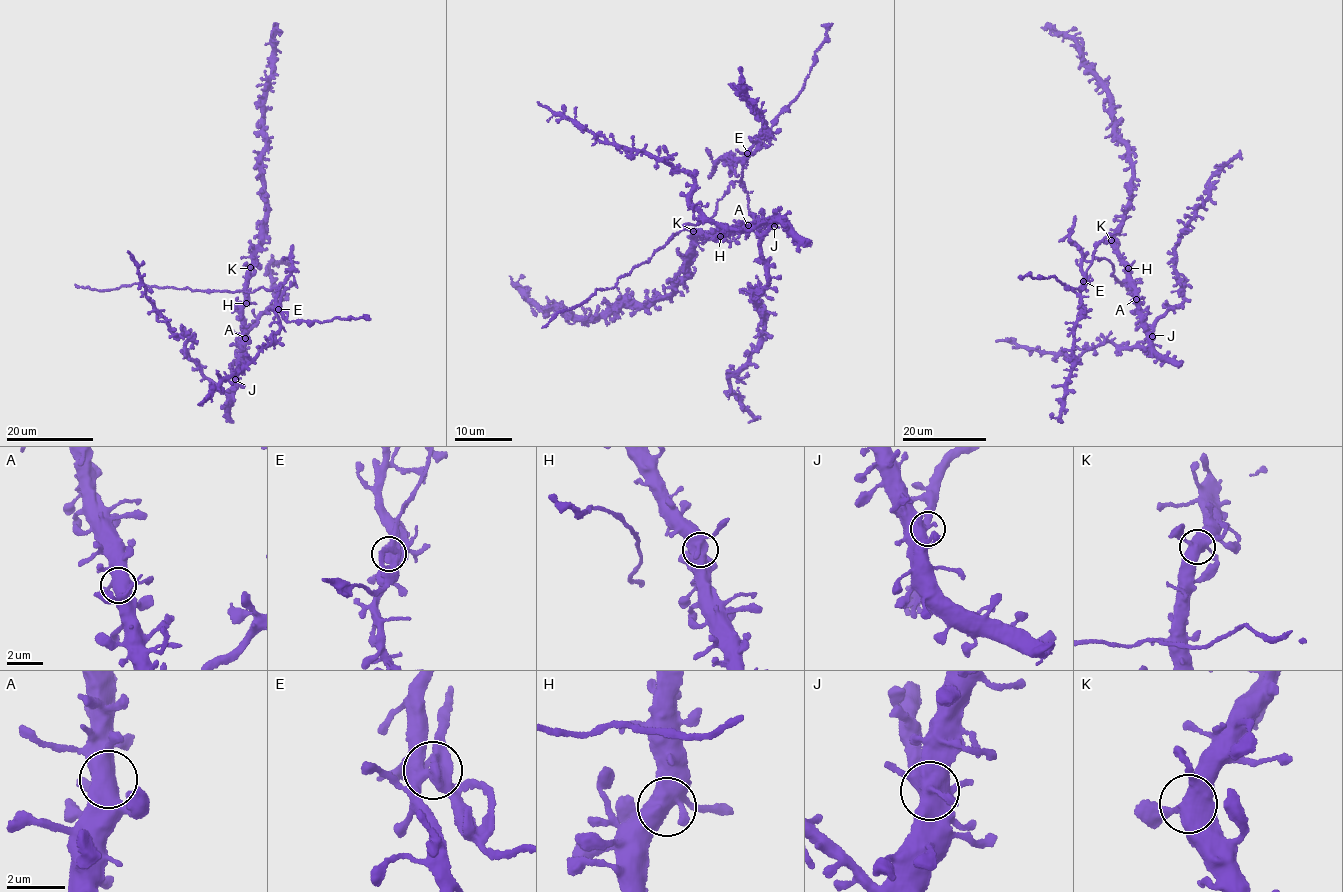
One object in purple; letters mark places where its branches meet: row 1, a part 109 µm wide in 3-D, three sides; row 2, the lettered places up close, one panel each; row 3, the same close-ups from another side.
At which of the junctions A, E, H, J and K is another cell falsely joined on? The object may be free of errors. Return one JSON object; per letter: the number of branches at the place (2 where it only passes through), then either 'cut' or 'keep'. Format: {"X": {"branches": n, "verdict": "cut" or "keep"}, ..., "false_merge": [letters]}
{"A": {"branches": 4, "verdict": "keep"}, "E": {"branches": 4, "verdict": "cut"}, "H": {"branches": 4, "verdict": "keep"}, "J": {"branches": 4, "verdict": "keep"}, "K": {"branches": 4, "verdict": "keep"}, "false_merge": ["E"]}

